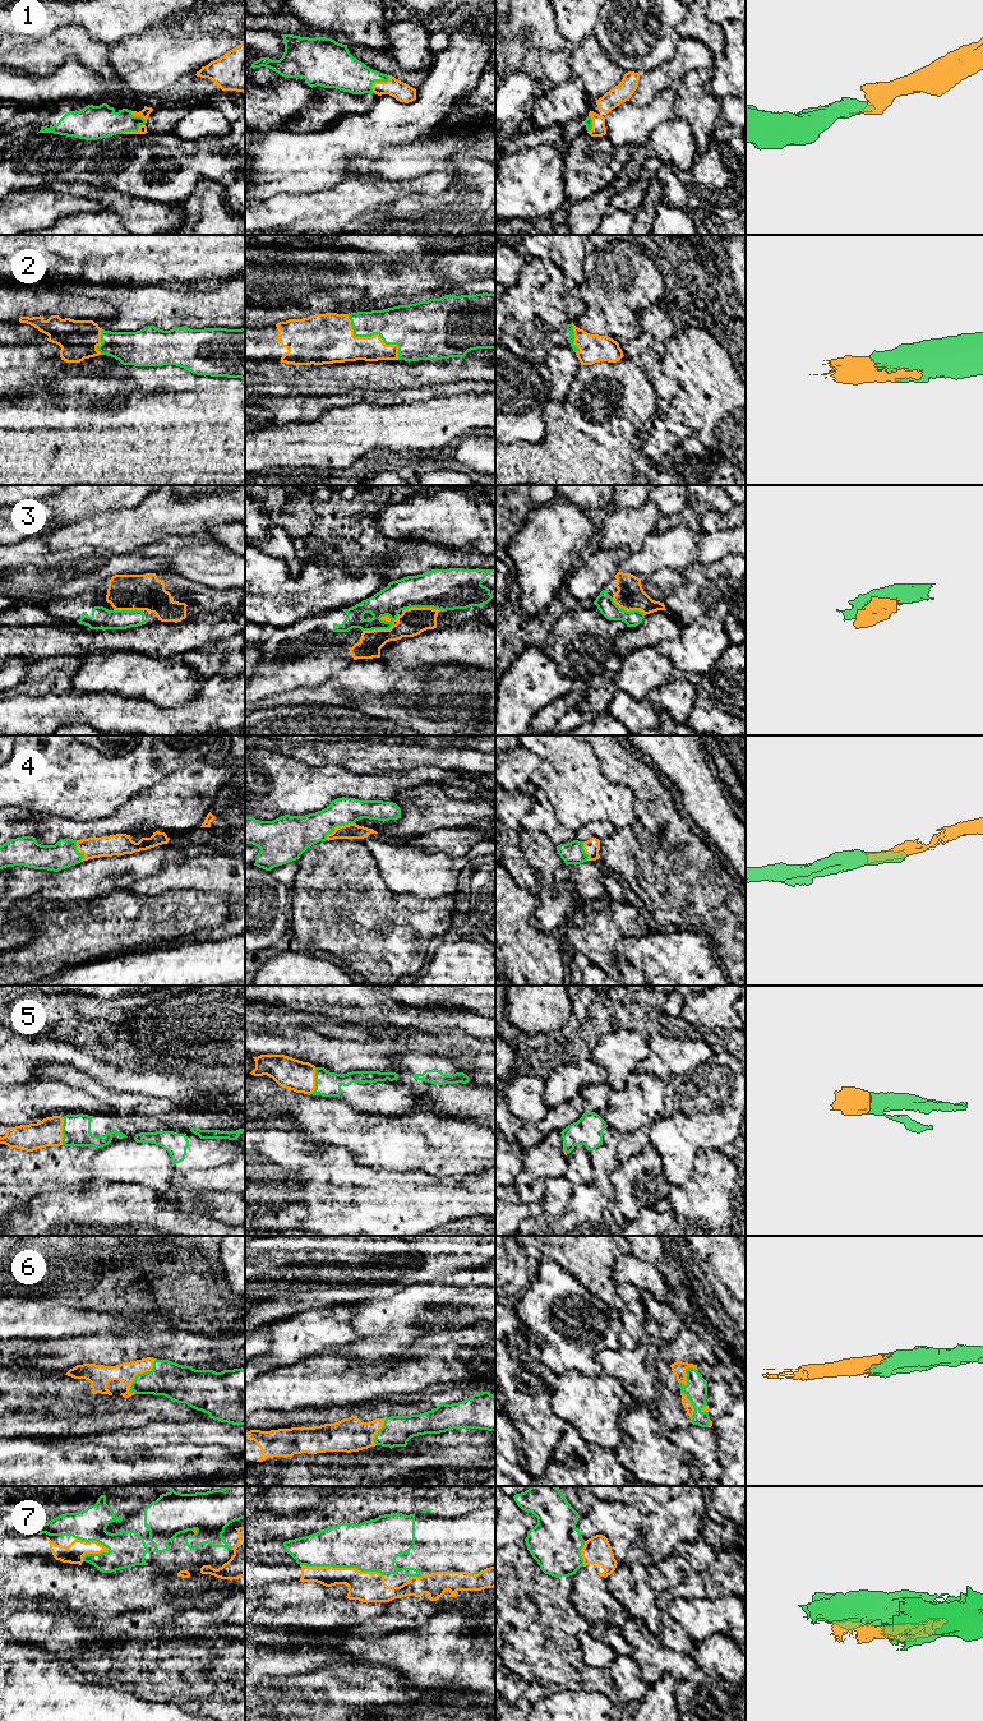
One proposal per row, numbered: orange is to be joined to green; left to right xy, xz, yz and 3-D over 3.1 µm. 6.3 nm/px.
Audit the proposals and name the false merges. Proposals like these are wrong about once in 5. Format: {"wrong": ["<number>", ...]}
{"wrong": ["7"]}

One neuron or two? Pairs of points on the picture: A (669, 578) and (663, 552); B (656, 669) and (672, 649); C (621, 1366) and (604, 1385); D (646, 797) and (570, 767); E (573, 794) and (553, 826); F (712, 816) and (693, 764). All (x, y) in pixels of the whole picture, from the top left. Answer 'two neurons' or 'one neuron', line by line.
A: two neurons
B: two neurons
C: two neurons
D: two neurons
E: two neurons
F: one neuron

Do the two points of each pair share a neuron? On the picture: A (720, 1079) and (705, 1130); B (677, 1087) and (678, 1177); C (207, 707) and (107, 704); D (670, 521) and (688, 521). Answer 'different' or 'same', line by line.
A: same
B: same
C: same
D: same

